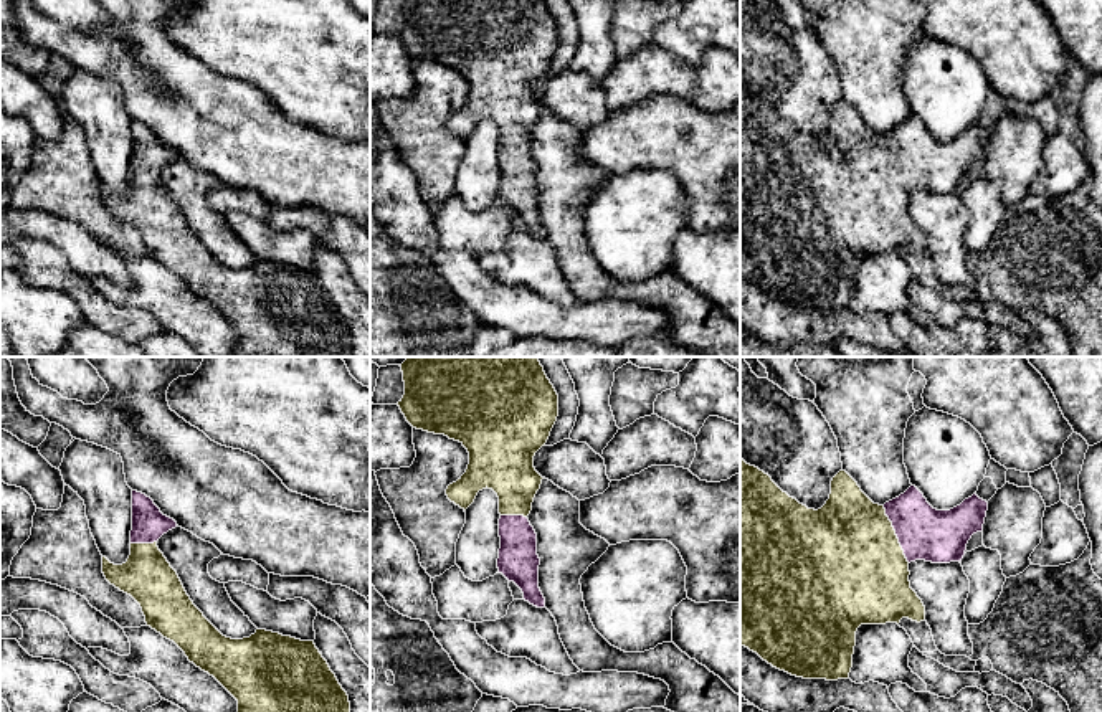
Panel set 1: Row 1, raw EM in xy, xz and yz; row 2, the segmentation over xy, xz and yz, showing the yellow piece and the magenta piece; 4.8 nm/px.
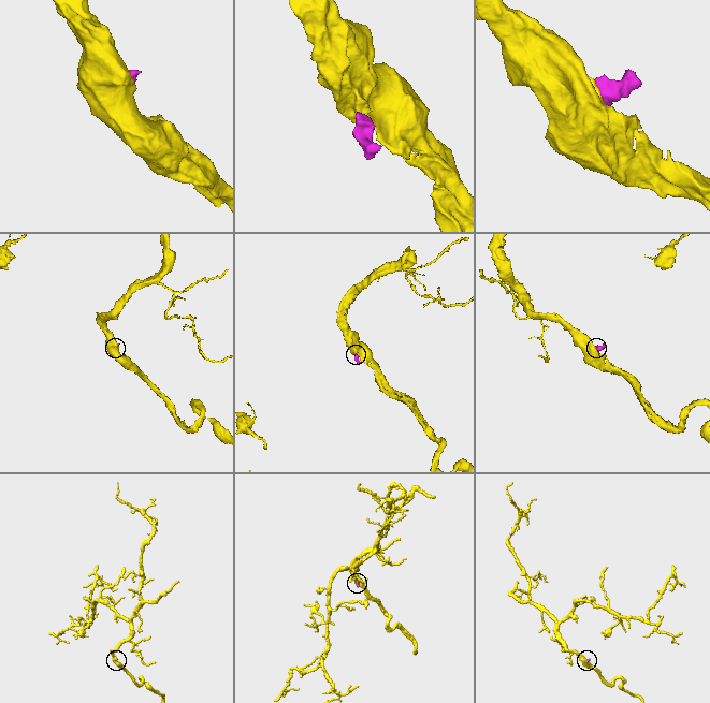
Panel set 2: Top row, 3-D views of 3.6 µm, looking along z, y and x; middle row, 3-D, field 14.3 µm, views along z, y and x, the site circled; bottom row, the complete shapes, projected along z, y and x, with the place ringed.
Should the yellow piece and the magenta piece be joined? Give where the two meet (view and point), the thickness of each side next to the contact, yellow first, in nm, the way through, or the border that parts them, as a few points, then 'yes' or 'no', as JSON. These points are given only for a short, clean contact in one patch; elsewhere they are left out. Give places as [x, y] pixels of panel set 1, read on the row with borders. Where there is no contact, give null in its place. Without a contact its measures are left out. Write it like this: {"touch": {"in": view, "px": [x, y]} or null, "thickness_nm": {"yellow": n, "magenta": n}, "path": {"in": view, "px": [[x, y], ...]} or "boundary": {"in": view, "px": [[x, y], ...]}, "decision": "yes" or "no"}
{"touch": {"in": "yz", "px": [894, 534]}, "thickness_nm": {"yellow": 500, "magenta": 260}, "path": {"in": "yz", "px": [[848, 555], [894, 534], [924, 532]]}, "decision": "yes"}

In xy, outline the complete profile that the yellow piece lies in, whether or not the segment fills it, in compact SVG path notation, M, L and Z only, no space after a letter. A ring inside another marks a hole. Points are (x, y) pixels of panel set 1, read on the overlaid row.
M132 491L131 555L122 565L102 557L106 580L140 605L147 626L173 641L190 662L213 676L238 700L238 712L350 712L347 692L314 641L266 629L231 639L203 616L157 547L157 540L175 527L177 522L164 515L150 497Z

